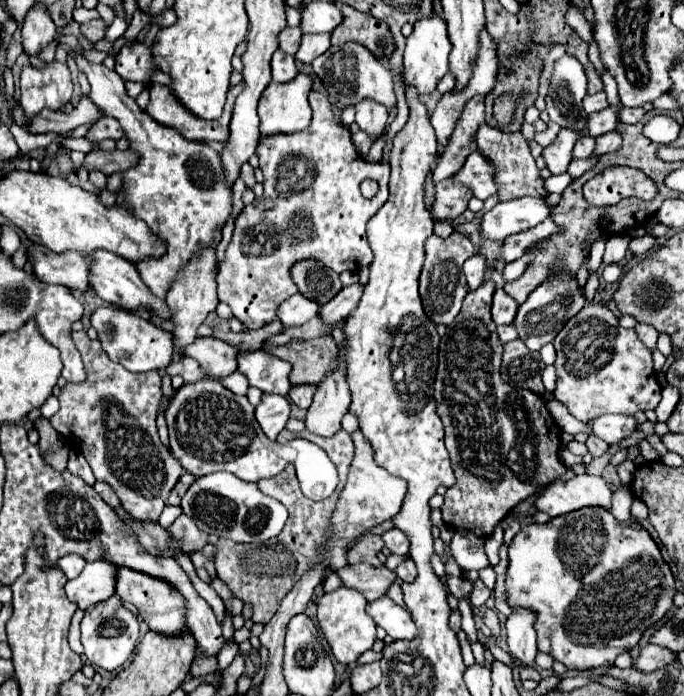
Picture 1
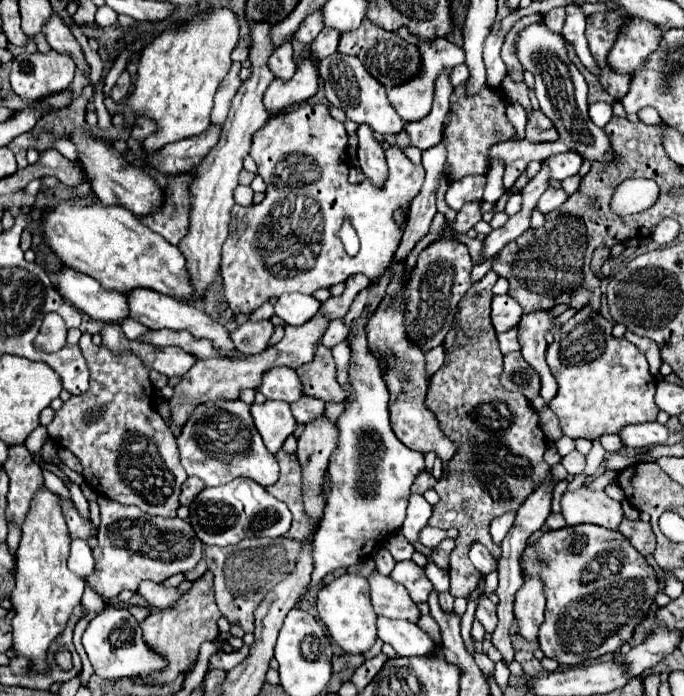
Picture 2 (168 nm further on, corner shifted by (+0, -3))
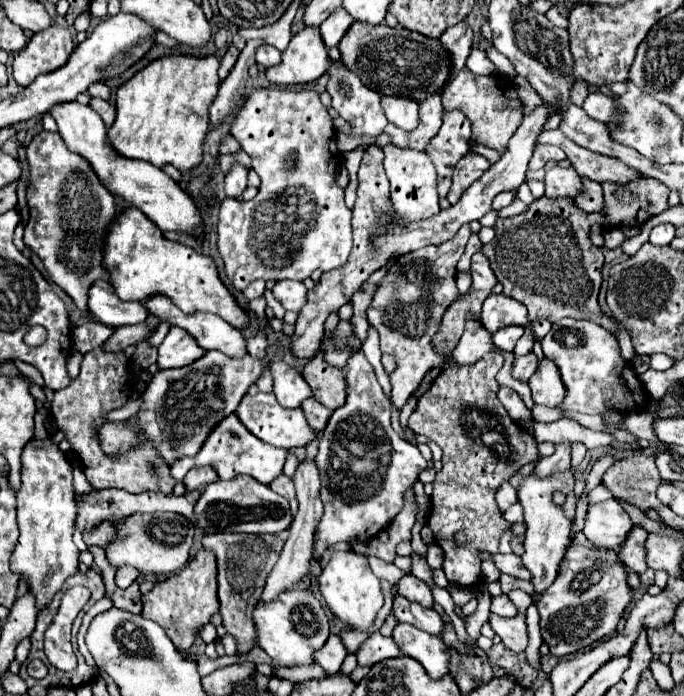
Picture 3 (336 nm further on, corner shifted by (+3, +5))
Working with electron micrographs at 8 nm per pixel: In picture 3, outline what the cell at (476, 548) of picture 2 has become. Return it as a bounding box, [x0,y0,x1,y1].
[482,552,530,580]

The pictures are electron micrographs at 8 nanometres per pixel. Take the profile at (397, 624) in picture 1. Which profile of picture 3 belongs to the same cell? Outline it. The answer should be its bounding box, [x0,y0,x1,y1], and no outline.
[394,624,452,680]

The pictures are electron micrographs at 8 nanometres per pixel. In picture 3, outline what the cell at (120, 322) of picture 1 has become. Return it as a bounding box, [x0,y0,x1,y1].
[158,326,206,368]

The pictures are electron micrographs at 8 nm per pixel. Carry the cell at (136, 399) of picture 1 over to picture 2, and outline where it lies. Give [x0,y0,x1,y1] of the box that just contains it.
[47,332,187,516]

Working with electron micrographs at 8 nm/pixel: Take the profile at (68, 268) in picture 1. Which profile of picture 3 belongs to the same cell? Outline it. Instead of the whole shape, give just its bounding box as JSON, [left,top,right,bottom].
[88,280,148,328]

